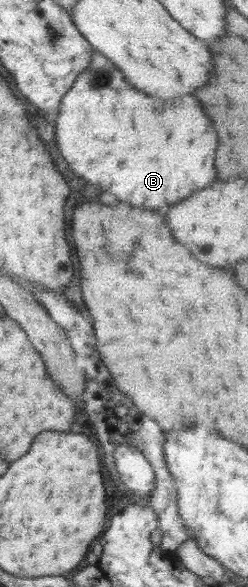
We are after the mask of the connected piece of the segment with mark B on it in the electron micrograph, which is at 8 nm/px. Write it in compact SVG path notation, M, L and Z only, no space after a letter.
M91 50L89 67L77 76L61 99L58 108L61 114L57 114L59 118L55 120L57 146L69 168L89 184L97 184L101 192L113 194L119 202L127 202L135 208L157 210L165 216L169 210L167 204L177 204L218 179L218 172L213 166L217 134L211 120L199 108L197 98L185 96L177 102L161 102L137 92L123 78L123 73L111 61L98 51Z

